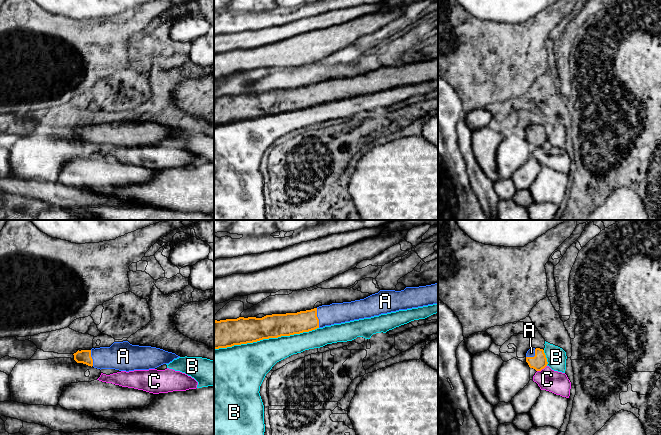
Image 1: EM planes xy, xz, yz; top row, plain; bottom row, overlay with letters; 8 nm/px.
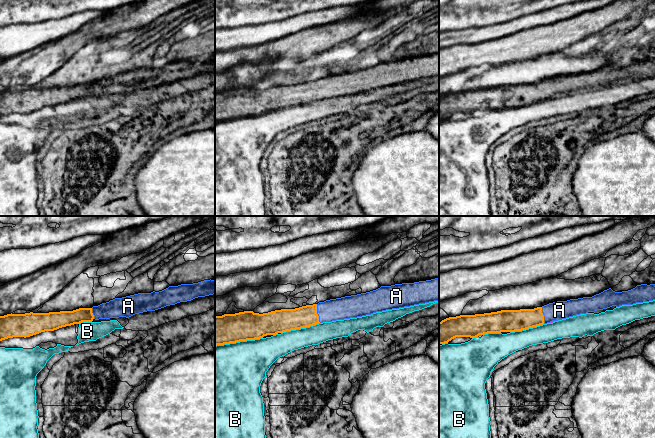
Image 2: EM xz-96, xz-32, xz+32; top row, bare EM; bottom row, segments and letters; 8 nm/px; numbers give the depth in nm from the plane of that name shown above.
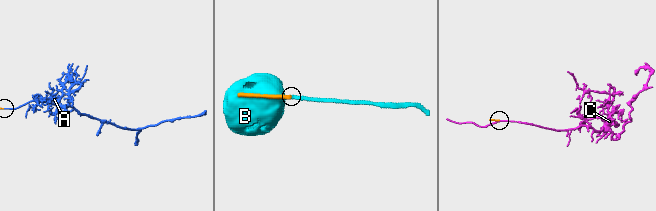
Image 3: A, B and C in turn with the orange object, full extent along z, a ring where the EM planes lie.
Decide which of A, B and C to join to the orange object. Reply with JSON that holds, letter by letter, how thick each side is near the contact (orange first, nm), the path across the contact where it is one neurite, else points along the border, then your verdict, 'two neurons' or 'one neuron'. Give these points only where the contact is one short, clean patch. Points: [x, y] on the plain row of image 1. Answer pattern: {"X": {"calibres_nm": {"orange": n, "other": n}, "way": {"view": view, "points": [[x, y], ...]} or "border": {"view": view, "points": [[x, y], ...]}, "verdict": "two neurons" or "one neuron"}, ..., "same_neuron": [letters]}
{"A": {"calibres_nm": {"orange": 180, "other": 180}, "way": {"view": "xz", "points": [[287, 100], [317, 94], [336, 89]]}, "verdict": "one neuron"}, "B": {"calibres_nm": {"orange": 220, "other": 320}, "verdict": "two neurons"}, "C": {"calibres_nm": {"orange": 120, "other": 180}, "border": {"view": "yz", "points": [[546, 141], [537, 147]]}, "verdict": "two neurons"}, "same_neuron": ["A"]}

